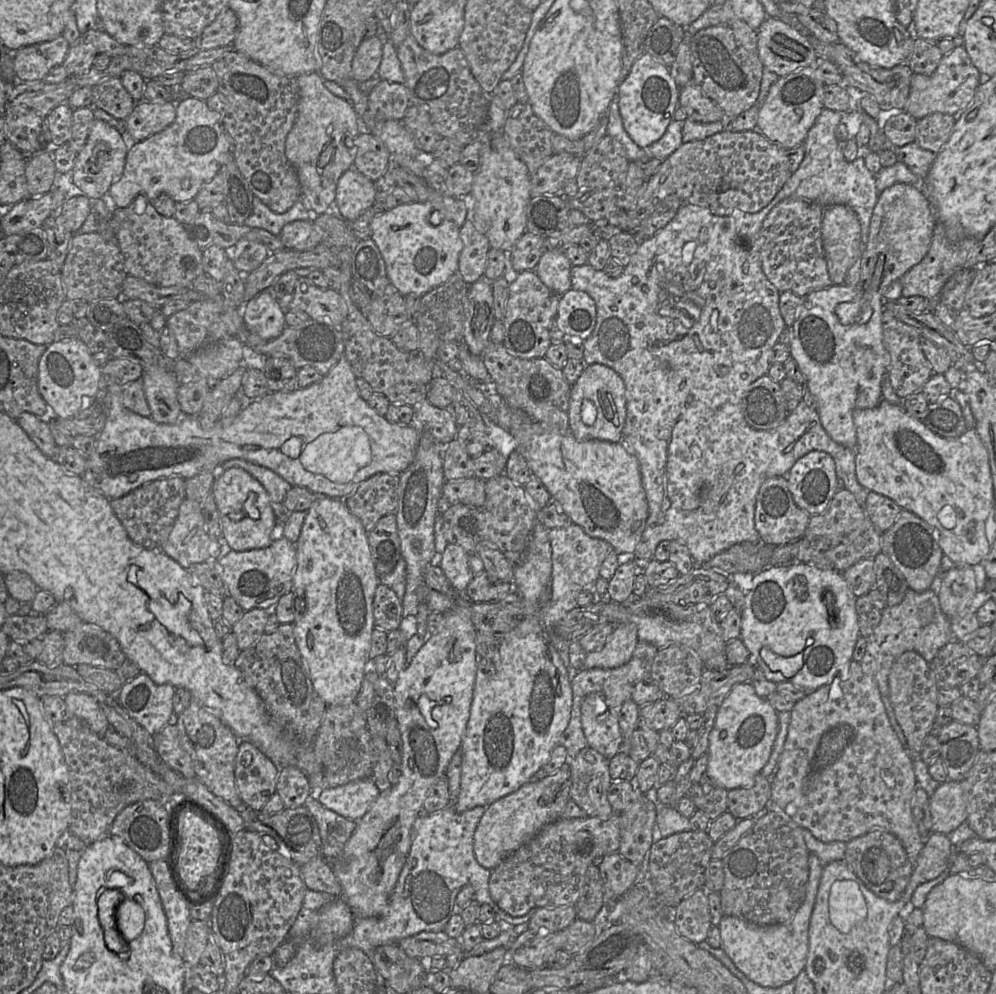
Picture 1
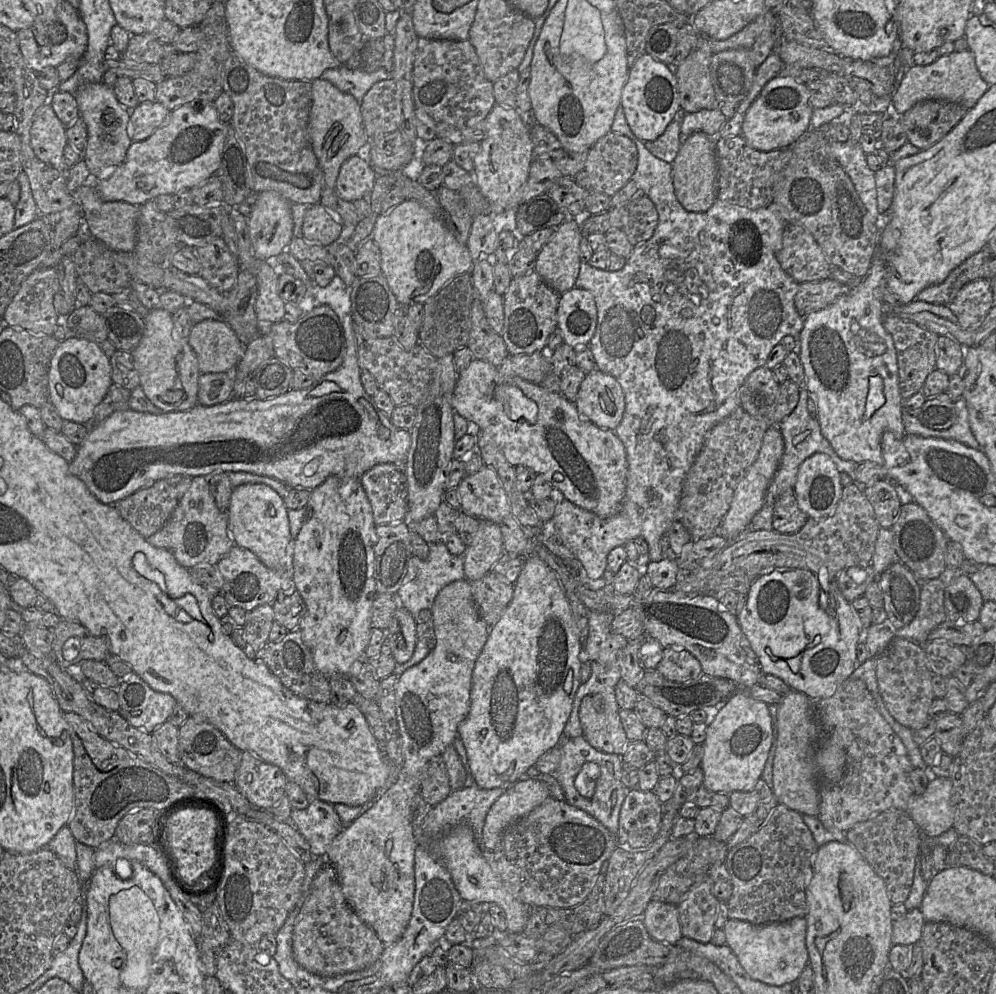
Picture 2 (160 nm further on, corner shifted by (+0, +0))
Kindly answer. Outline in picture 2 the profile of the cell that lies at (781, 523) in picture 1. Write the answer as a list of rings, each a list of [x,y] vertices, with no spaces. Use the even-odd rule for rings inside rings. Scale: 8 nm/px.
[[[789,488],[775,501],[772,529],[781,534],[793,534],[802,528],[807,518],[798,507],[794,488]]]

